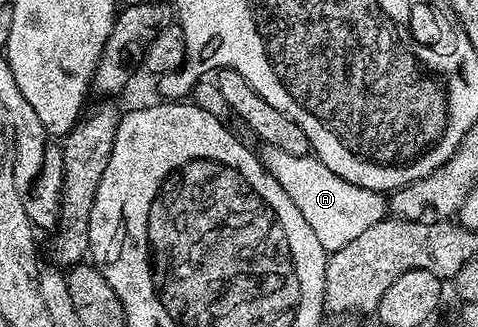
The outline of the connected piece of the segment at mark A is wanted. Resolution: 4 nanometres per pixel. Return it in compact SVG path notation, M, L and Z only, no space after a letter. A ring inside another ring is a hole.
M263 144L260 149L262 164L266 166L276 183L284 187L284 192L292 203L300 210L300 215L308 219L308 227L312 227L316 239L325 247L327 254L332 254L340 247L352 243L362 232L368 231L372 223L382 220L388 213L388 201L383 194L356 187L356 183L348 183L348 179L340 179L328 167L324 167L321 159L313 155L288 155L288 151L280 151L280 147Z

